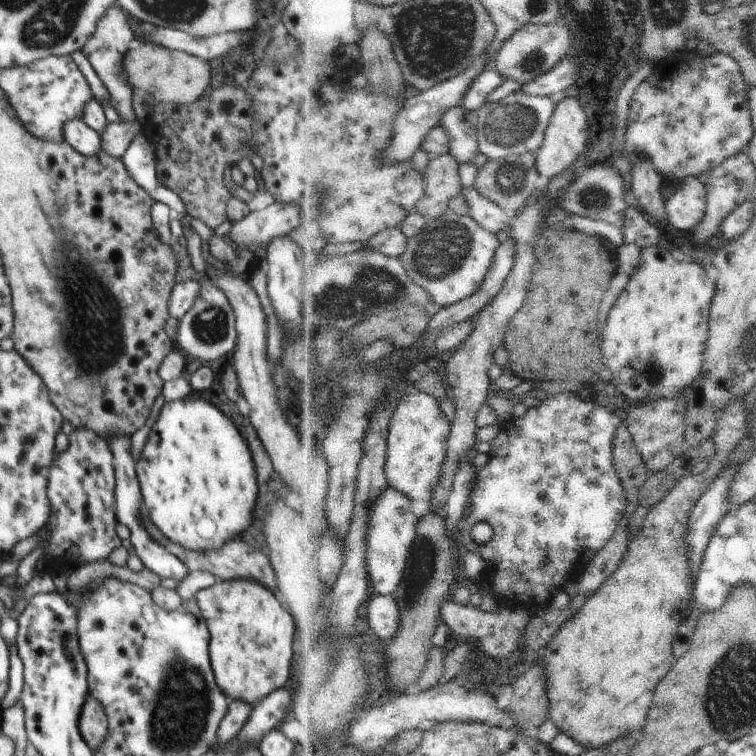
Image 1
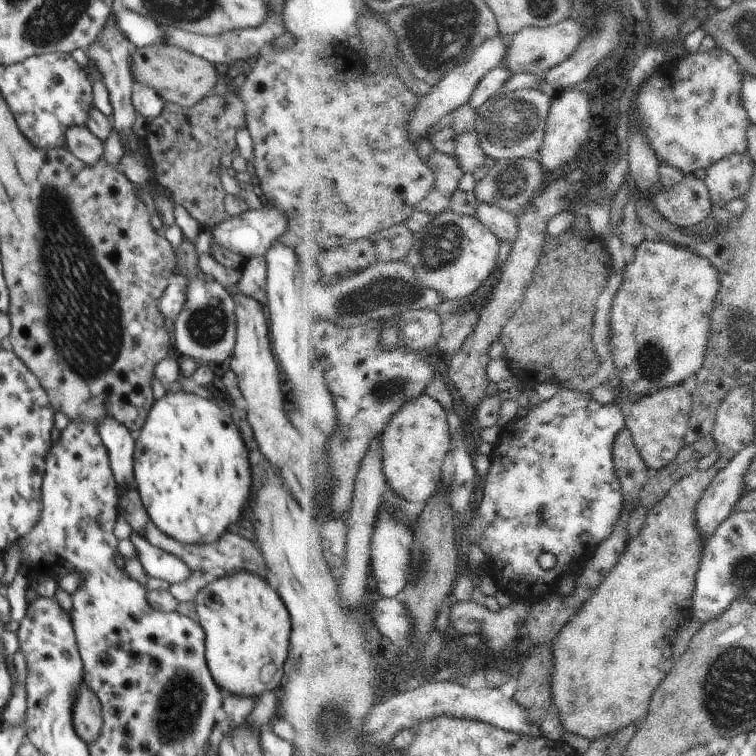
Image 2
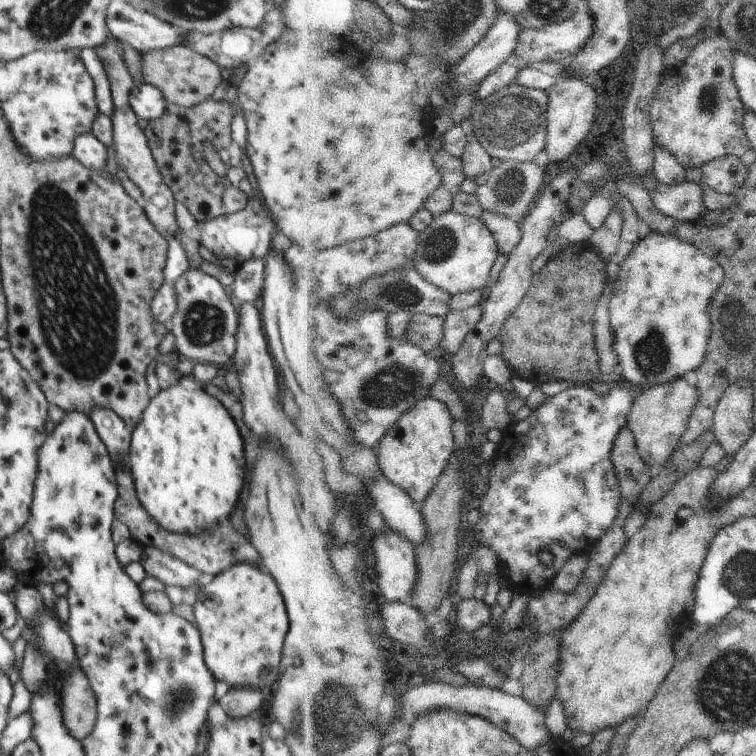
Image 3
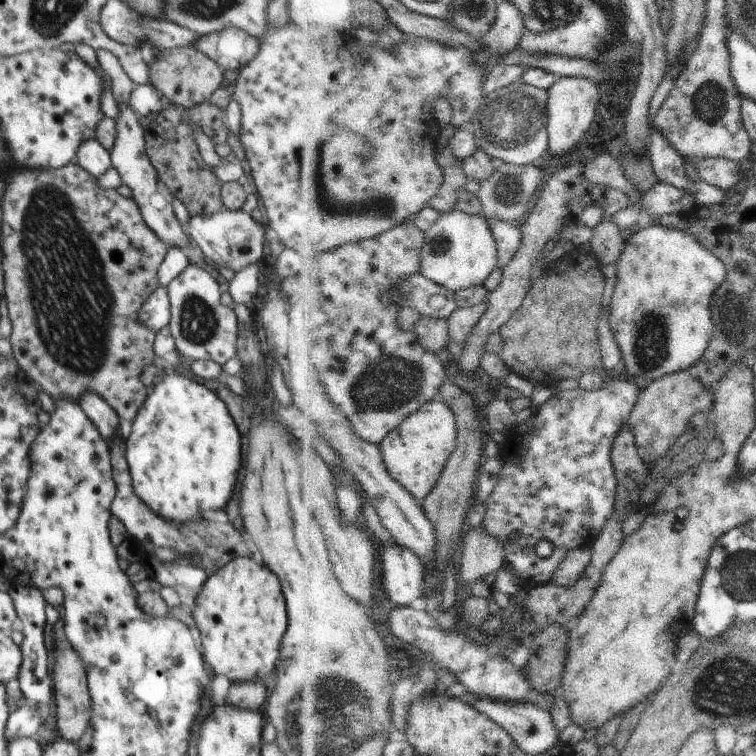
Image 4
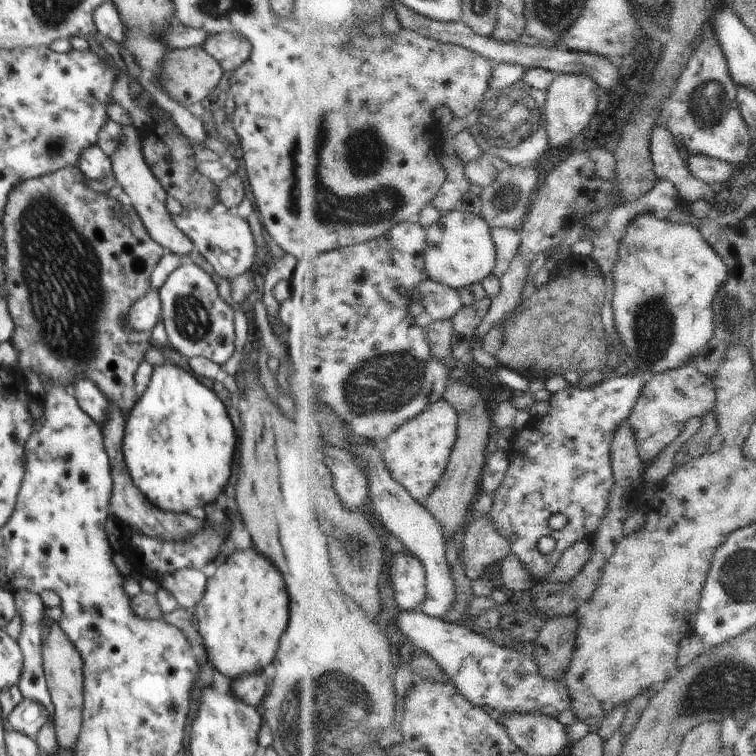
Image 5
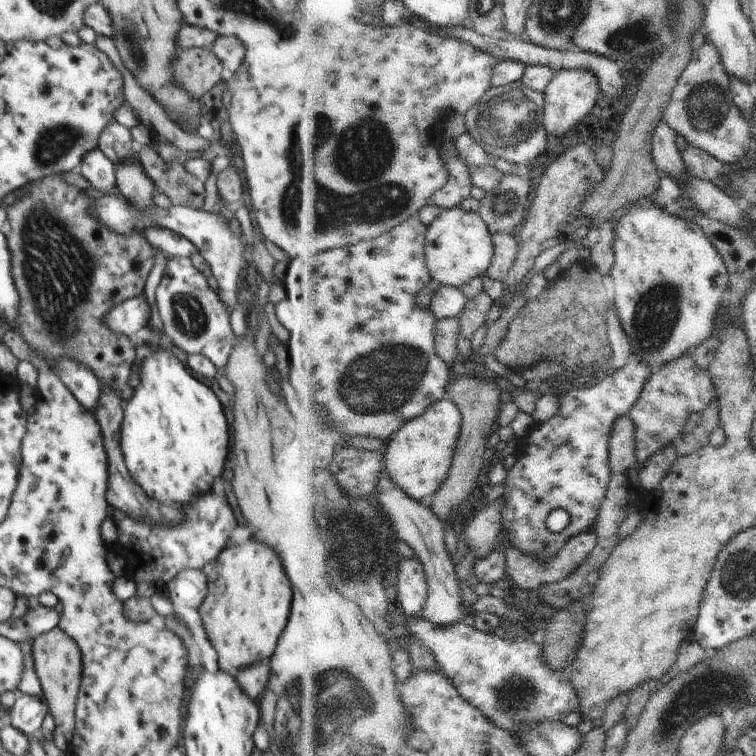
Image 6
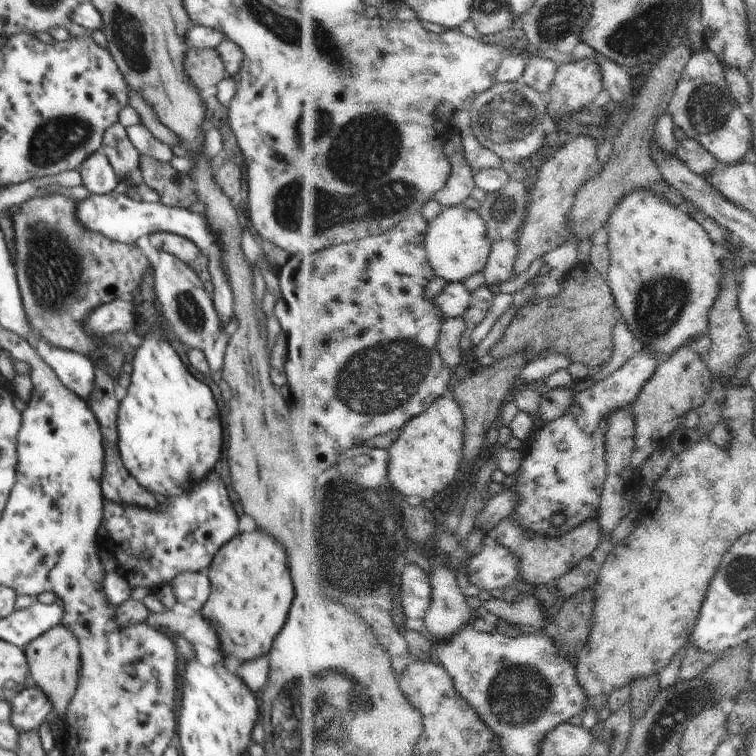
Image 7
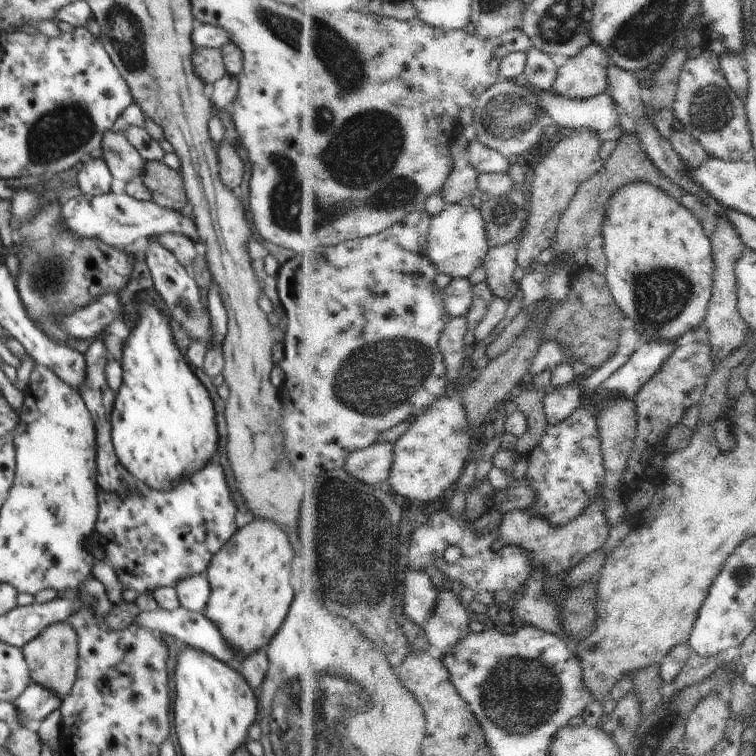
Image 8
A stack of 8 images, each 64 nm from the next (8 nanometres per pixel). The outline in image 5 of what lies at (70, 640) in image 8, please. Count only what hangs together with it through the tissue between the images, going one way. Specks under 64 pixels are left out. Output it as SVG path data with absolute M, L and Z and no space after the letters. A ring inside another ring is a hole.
M54 621L45 632L43 645L43 669L46 675L48 690L54 704L55 733L62 749L73 749L81 731L83 717L83 660L78 650L70 642L66 633L60 628L59 621Z

